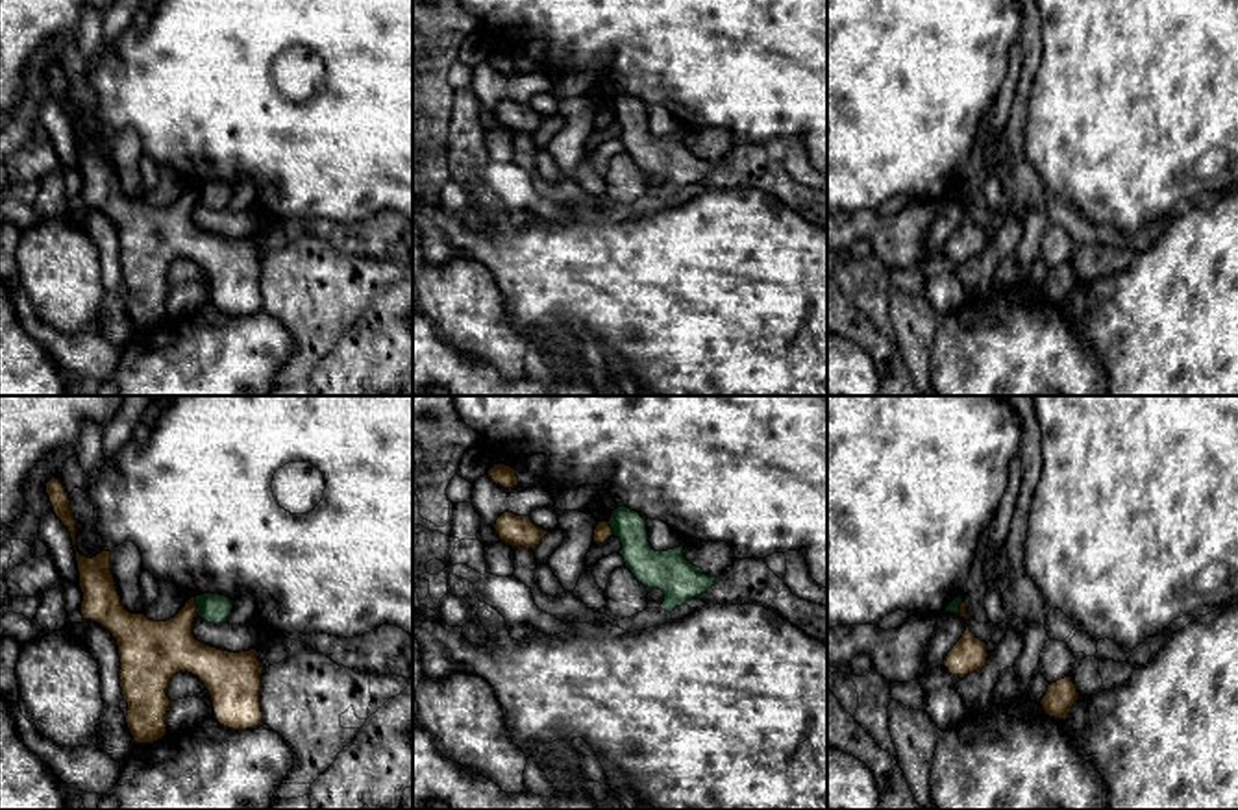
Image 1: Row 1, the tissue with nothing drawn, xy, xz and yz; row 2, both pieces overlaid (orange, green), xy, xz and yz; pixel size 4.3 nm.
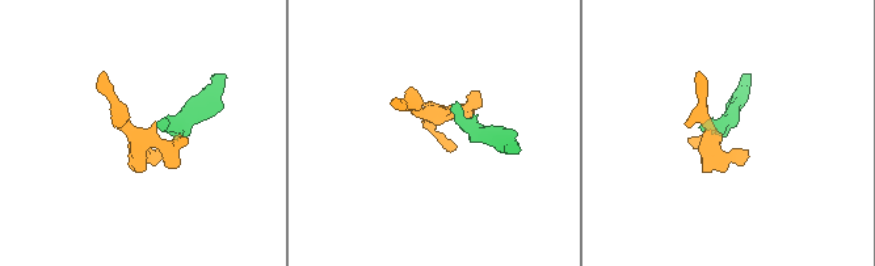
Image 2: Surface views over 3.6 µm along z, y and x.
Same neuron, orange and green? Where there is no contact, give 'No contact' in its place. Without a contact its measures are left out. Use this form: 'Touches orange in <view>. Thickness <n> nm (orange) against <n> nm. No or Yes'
Touches orange in xy. Thickness 260 nm (orange) against 130 nm. No

